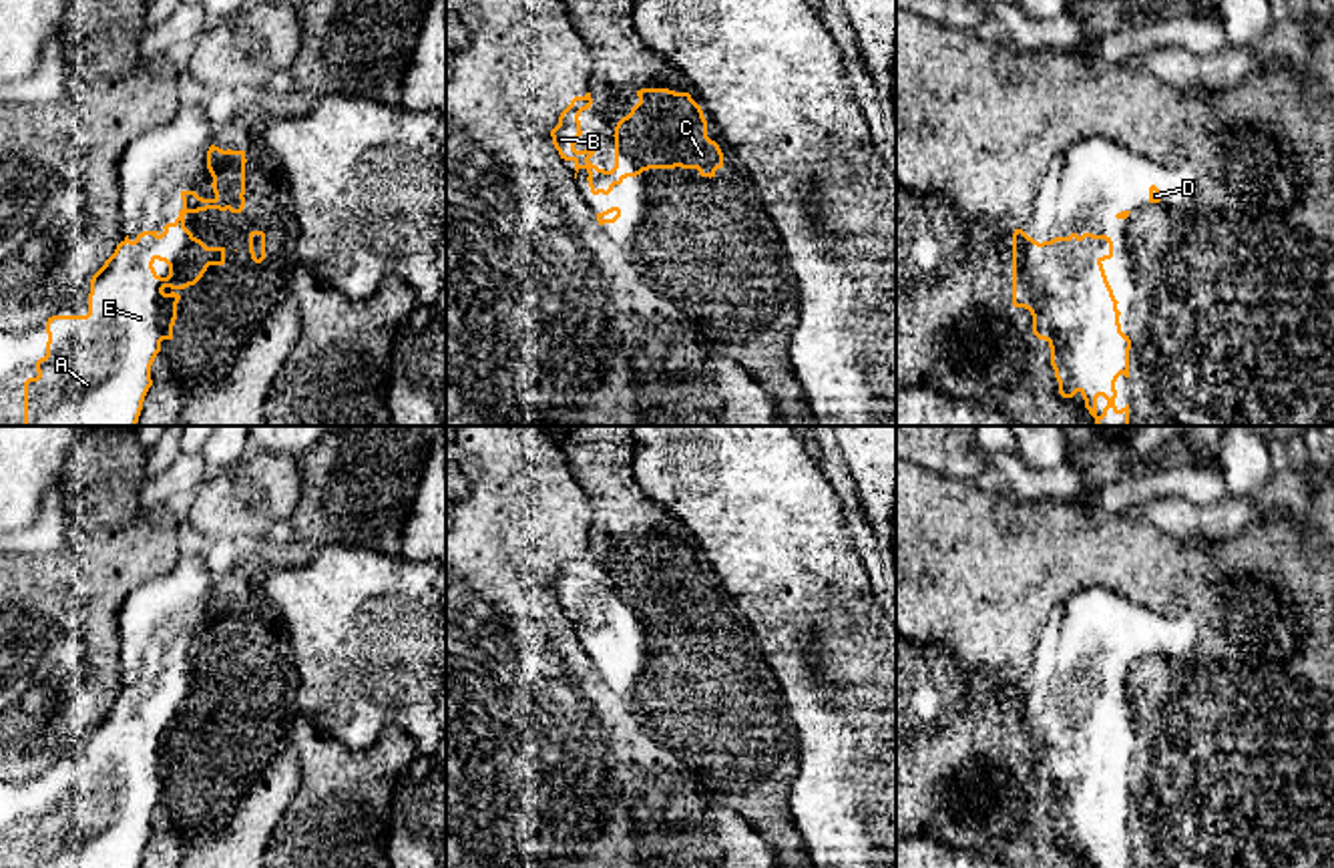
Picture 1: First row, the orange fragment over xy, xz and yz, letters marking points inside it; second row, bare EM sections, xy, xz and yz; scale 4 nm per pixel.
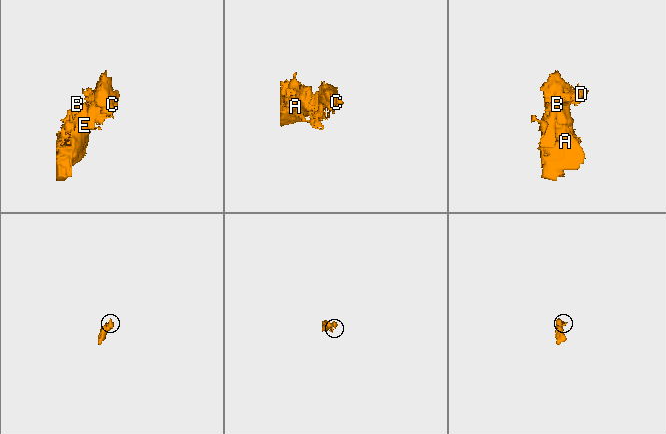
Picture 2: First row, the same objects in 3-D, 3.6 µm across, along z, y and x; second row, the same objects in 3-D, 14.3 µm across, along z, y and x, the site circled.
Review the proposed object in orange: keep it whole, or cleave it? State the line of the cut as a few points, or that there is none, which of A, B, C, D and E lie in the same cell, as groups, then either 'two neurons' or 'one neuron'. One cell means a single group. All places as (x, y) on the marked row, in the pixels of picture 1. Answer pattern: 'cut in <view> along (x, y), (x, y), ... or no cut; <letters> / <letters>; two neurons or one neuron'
no cut; A B C D E; one neuron

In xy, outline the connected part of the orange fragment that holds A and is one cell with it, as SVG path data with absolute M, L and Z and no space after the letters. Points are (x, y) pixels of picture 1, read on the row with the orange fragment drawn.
M207 151L213 199L181 191L183 209L163 233L129 235L90 279L86 315L52 315L46 321L46 356L36 362L36 378L24 382L24 426L137 426L145 396L153 386L151 366L163 340L173 340L179 289L195 285L209 265L225 263L225 247L207 247L185 227L187 213L207 209L241 213L245 207L245 151Z

